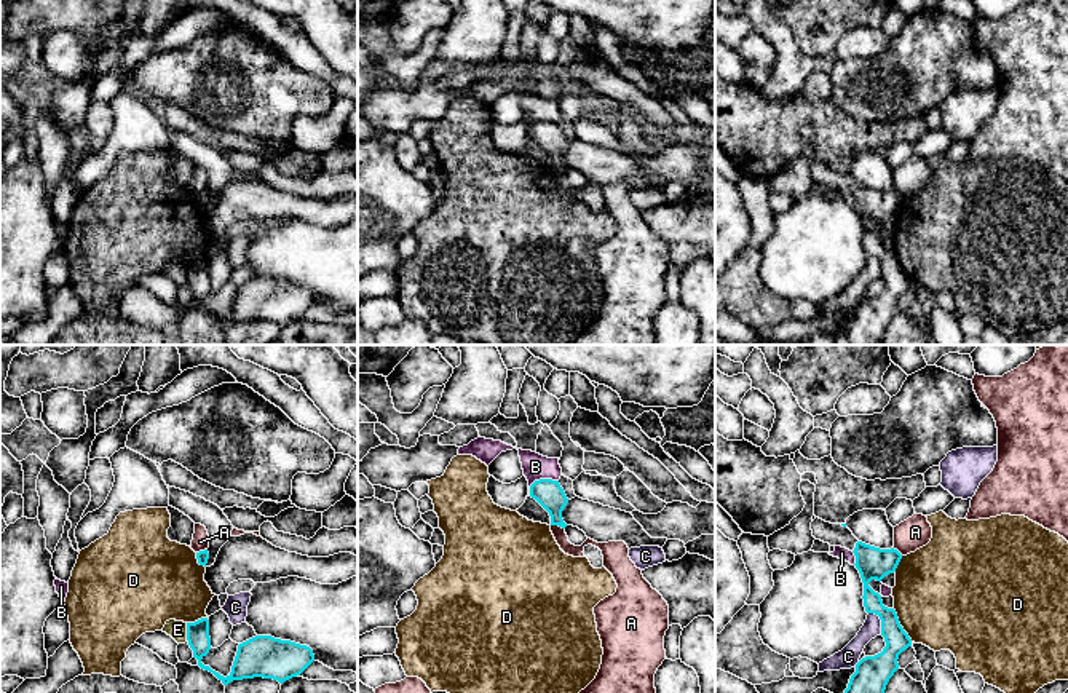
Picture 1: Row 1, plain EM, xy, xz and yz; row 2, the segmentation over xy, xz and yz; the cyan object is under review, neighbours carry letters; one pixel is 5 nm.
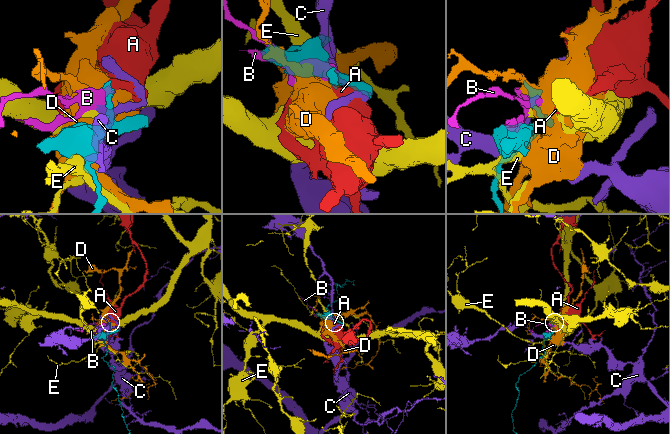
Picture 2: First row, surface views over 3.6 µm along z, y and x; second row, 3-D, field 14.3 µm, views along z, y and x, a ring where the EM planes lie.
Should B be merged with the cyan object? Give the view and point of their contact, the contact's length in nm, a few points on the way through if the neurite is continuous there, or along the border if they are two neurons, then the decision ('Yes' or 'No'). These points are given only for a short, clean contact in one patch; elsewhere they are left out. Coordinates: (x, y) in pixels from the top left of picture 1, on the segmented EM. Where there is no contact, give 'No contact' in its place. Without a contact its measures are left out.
Touches cyan at xz (540, 479). Shared border 170 nm. Boundary: xz (557, 479), (537, 479), (530, 486), (529, 495). No

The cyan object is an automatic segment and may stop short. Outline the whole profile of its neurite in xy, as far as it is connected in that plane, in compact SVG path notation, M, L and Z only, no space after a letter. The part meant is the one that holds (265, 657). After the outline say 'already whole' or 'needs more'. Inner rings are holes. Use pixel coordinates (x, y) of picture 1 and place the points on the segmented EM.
M208 618L187 623L187 640L198 666L212 672L223 685L254 677L273 679L283 683L300 675L314 661L313 650L307 645L271 636L255 636L238 645L231 672L223 677L201 663L211 650Z; already whole

